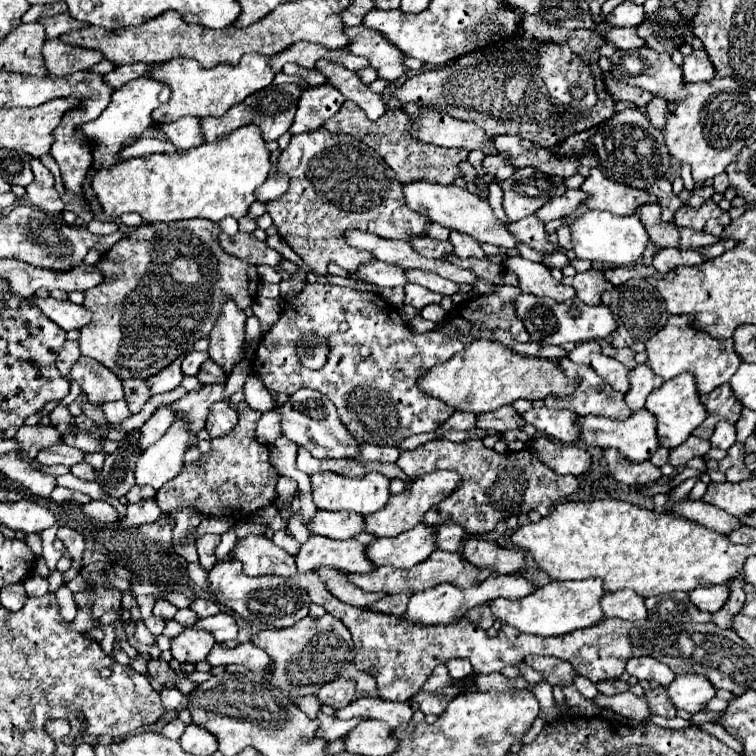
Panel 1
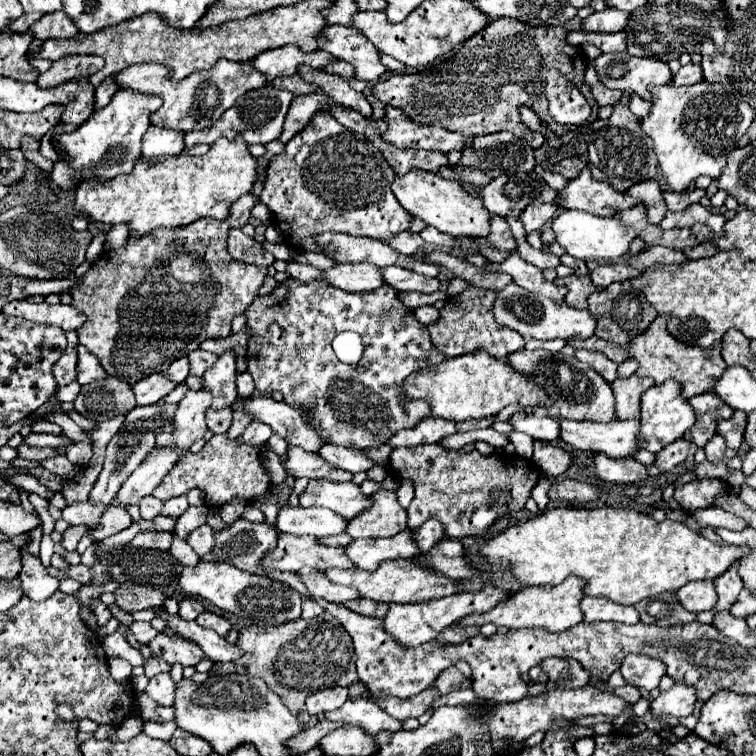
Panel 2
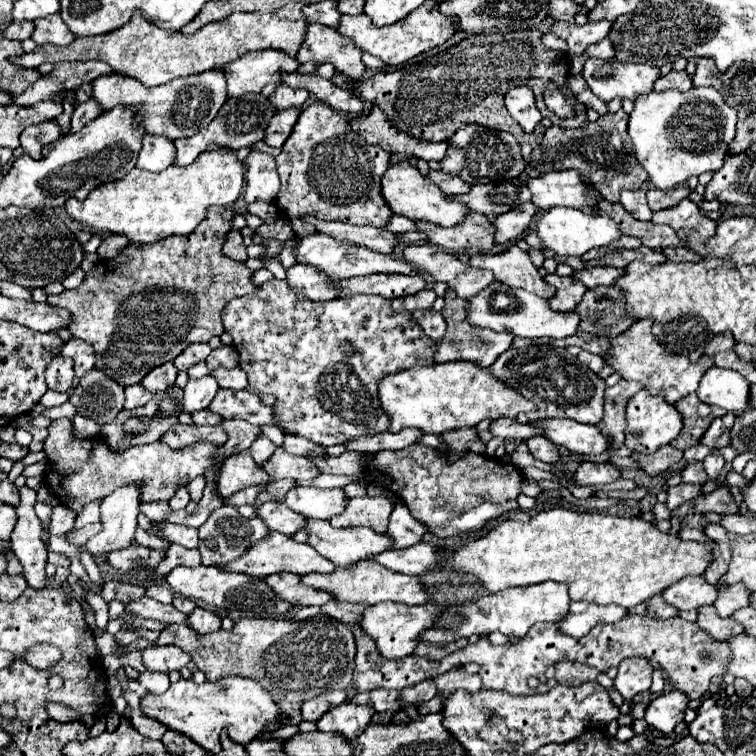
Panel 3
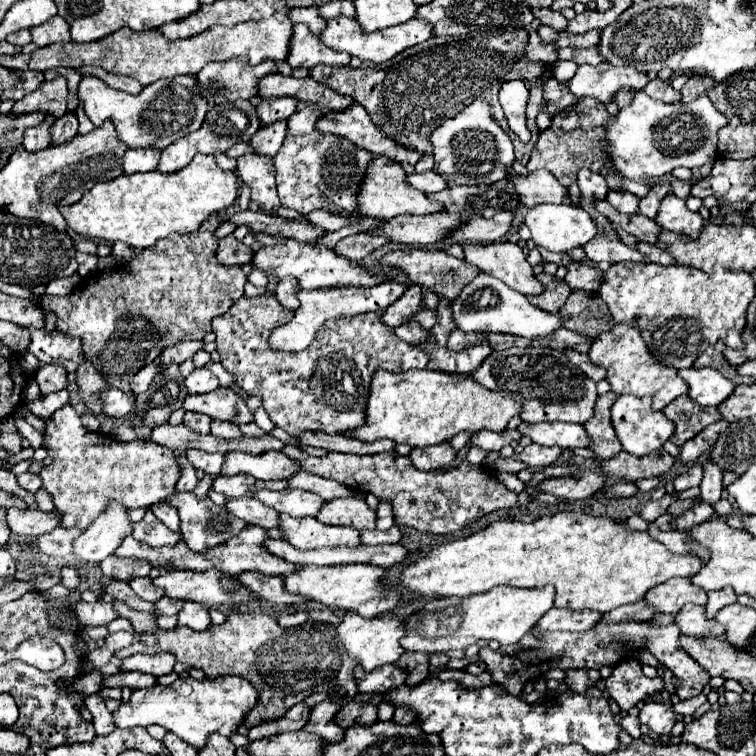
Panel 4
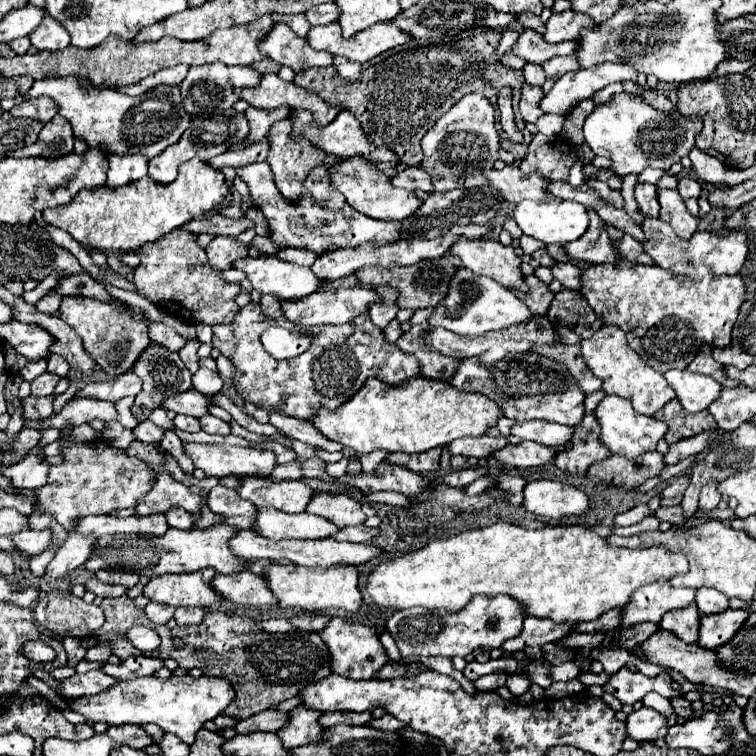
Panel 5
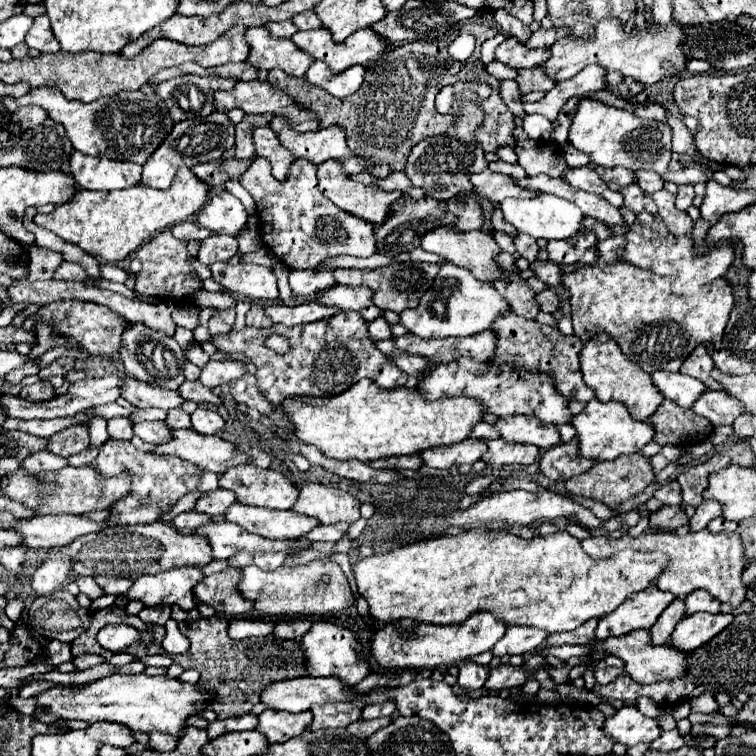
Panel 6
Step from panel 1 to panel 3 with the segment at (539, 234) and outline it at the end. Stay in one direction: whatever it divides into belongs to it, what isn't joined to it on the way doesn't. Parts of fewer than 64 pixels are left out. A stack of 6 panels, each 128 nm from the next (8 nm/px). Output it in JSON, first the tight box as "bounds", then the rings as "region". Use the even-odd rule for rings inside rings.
{"bounds":[418,212,496,252],"region":[[[472,212],[464,224],[452,228],[436,228],[434,224],[424,224],[418,220],[418,230],[426,232],[430,242],[448,252],[488,252],[496,246],[494,224],[478,212]]]}

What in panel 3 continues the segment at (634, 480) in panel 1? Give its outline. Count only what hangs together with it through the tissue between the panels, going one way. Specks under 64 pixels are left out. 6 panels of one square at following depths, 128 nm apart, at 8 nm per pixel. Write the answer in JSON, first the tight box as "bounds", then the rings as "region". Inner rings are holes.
{"bounds":[574,462,622,486],"region":[[[582,462],[578,472],[574,474],[574,480],[578,486],[604,486],[610,482],[616,482],[622,476],[620,468],[606,462],[606,464],[598,464],[598,462]]]}

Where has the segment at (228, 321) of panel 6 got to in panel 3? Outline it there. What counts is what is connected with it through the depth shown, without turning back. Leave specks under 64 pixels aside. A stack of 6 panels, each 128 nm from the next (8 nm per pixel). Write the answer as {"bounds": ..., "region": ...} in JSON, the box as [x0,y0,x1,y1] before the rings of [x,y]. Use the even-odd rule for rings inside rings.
{"bounds":[50,206,258,384],"region":[[[212,206],[206,220],[192,232],[192,236],[168,236],[154,244],[128,244],[116,258],[100,260],[84,282],[74,290],[64,290],[60,296],[50,296],[52,306],[72,312],[68,330],[94,346],[96,368],[118,384],[138,384],[152,368],[174,360],[188,344],[208,342],[212,336],[222,336],[222,310],[236,298],[252,294],[258,286],[252,284],[252,270],[244,262],[234,262],[222,254],[226,234],[232,230],[234,206]]]}

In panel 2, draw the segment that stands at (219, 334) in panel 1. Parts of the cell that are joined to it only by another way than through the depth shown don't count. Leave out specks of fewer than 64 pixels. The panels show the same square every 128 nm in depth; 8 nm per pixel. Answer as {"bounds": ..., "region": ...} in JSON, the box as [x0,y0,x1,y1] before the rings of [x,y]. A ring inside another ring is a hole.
{"bounds":[202,352,238,410],"region":[[[224,352],[218,356],[214,366],[208,372],[204,372],[202,388],[212,394],[210,408],[222,410],[226,406],[232,406],[232,402],[238,398],[238,392],[236,392],[236,354],[234,352]]]}

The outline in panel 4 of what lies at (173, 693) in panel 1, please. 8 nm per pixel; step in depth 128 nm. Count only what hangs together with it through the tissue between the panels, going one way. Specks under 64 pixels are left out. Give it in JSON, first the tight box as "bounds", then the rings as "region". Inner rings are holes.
{"bounds":[104,672,158,688],"region":[[[120,672],[116,676],[106,676],[104,678],[104,686],[118,686],[118,688],[146,688],[146,686],[154,686],[158,678],[152,678],[148,674],[142,672]]]}

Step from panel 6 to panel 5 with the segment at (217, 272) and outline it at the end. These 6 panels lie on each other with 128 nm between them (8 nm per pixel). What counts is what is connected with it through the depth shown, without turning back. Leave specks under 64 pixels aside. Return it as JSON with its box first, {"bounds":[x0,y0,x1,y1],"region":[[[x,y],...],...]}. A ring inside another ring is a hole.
{"bounds":[234,256,326,300],"region":[[[256,256],[238,260],[234,268],[248,274],[248,280],[262,294],[276,294],[282,300],[296,300],[318,292],[326,280],[318,278],[310,266],[296,266],[276,256]]]}

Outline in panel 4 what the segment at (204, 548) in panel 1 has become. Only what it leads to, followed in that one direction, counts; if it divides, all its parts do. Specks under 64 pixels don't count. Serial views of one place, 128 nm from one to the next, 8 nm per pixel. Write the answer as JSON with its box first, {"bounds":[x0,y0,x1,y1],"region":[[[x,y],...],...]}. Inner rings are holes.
{"bounds":[132,512,182,548],"region":[[[146,512],[146,516],[134,524],[132,536],[144,544],[150,544],[152,548],[154,546],[176,546],[182,540],[180,532],[166,528],[160,520],[156,520],[152,512]]]}

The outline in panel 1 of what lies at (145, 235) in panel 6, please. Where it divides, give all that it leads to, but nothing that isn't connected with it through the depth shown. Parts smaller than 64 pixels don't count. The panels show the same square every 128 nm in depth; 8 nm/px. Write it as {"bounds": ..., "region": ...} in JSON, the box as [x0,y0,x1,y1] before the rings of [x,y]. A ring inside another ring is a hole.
{"bounds":[92,124,270,222],"region":[[[254,124],[242,126],[230,132],[228,138],[218,138],[214,144],[202,144],[196,148],[180,150],[180,152],[156,152],[148,158],[130,158],[112,168],[102,168],[96,172],[92,180],[92,188],[104,208],[108,218],[118,218],[126,212],[138,212],[144,222],[172,222],[172,220],[188,220],[188,218],[206,218],[218,222],[226,216],[240,220],[248,214],[250,204],[256,200],[254,190],[268,178],[270,150],[260,134],[260,128]]]}

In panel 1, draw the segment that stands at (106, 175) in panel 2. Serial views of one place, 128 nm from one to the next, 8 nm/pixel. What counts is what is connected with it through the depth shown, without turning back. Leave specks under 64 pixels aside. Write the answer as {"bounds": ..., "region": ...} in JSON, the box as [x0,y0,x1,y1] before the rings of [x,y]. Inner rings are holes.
{"bounds":[82,78,168,168],"region":[[[136,78],[122,88],[118,88],[112,94],[110,106],[92,122],[82,124],[82,132],[86,134],[88,140],[92,140],[92,168],[104,168],[104,166],[114,166],[118,162],[118,152],[124,148],[124,144],[130,144],[130,140],[138,138],[144,128],[150,126],[152,122],[152,110],[162,104],[162,94],[168,94],[168,86],[154,80],[154,78]]]}

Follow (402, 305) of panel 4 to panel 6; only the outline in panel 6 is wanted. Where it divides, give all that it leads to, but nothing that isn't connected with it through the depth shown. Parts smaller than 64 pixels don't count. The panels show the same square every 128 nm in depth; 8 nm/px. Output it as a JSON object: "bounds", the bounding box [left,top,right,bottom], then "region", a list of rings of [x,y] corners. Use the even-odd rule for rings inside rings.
{"bounds":[318,286,374,310],"region":[[[334,286],[318,296],[322,304],[338,306],[340,310],[368,310],[374,306],[374,292],[366,286]]]}

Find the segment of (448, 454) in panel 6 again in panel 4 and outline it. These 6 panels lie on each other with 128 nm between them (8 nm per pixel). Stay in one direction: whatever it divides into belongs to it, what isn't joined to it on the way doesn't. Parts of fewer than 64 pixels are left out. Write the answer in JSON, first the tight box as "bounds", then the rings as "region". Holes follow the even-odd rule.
{"bounds":[472,430,522,452],"region":[[[484,430],[484,432],[476,432],[476,434],[474,434],[472,446],[478,446],[478,448],[488,450],[488,452],[494,452],[494,450],[500,450],[502,446],[506,446],[506,444],[518,442],[520,436],[522,436],[522,434],[516,432],[516,430],[502,430],[502,432]]]}

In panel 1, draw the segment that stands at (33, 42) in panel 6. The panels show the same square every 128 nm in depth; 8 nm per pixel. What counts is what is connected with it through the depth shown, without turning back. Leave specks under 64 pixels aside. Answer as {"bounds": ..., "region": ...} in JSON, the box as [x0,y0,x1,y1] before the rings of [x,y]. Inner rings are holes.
{"bounds":[40,12,82,40],"region":[[[68,12],[56,14],[56,16],[48,16],[48,18],[42,18],[40,22],[42,22],[44,28],[46,28],[48,40],[56,40],[56,38],[60,38],[62,34],[70,32],[72,28],[80,28],[80,26],[82,26],[78,20],[74,20],[72,16],[68,16]]]}

